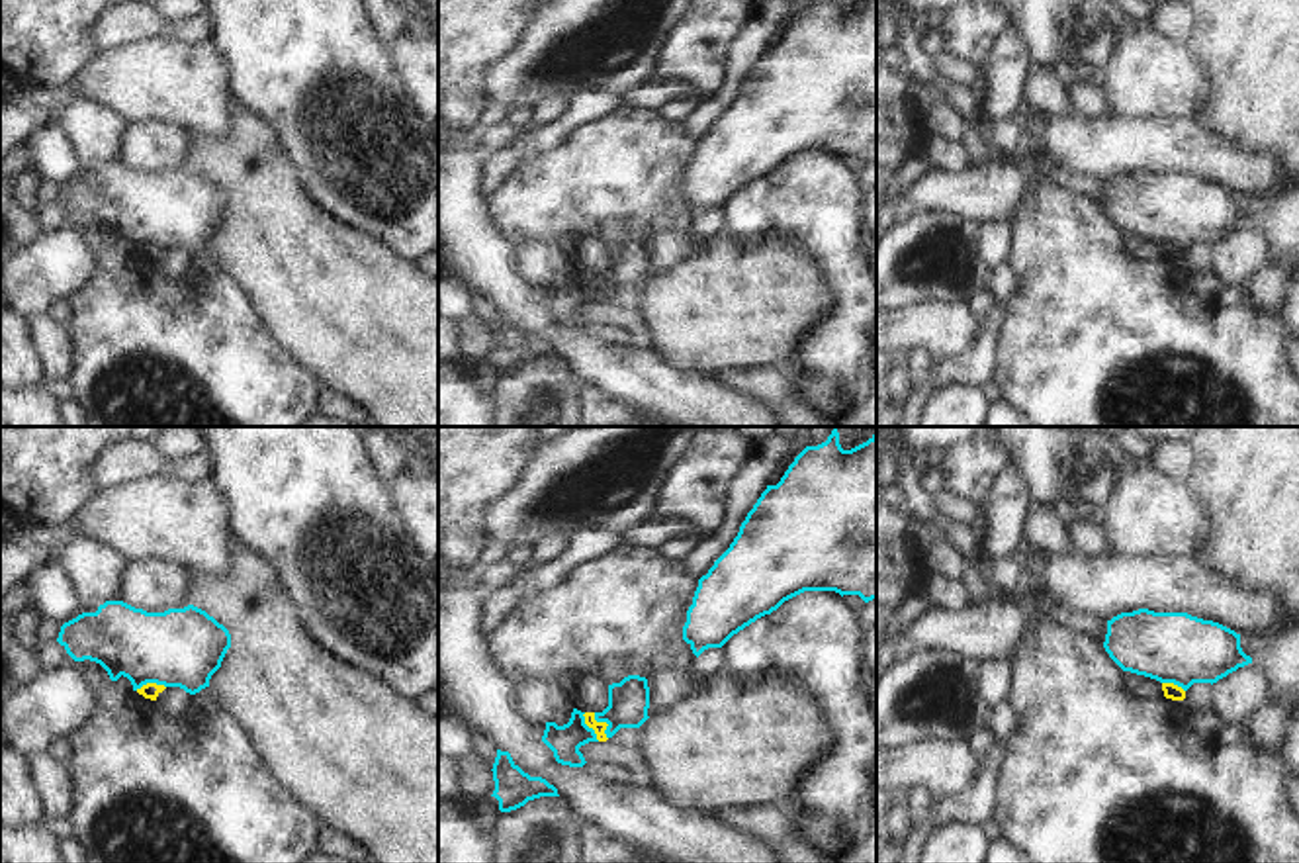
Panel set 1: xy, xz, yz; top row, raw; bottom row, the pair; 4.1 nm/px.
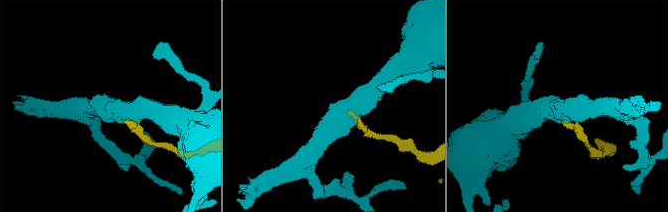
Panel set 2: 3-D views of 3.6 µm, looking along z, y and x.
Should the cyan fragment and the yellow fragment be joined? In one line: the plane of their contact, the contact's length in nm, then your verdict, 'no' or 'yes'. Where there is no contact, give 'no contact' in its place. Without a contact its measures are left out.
xz | 130 nm | no

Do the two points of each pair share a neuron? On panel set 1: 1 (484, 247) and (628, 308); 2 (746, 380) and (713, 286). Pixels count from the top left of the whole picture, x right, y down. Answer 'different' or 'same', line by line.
1: different
2: different

